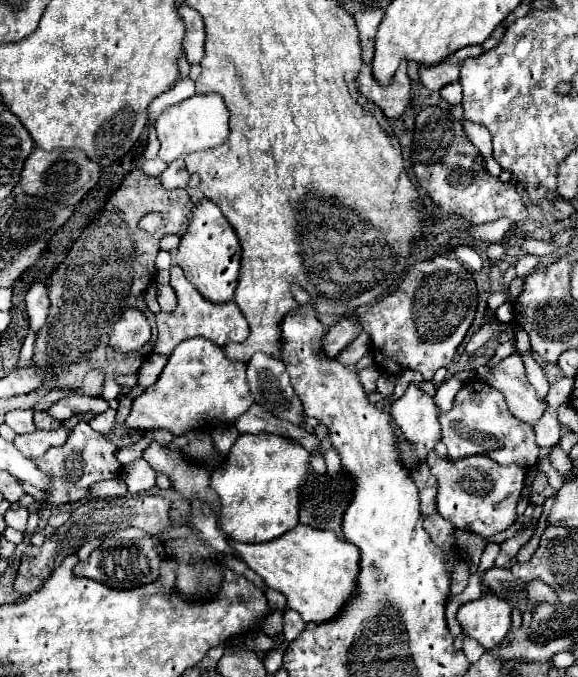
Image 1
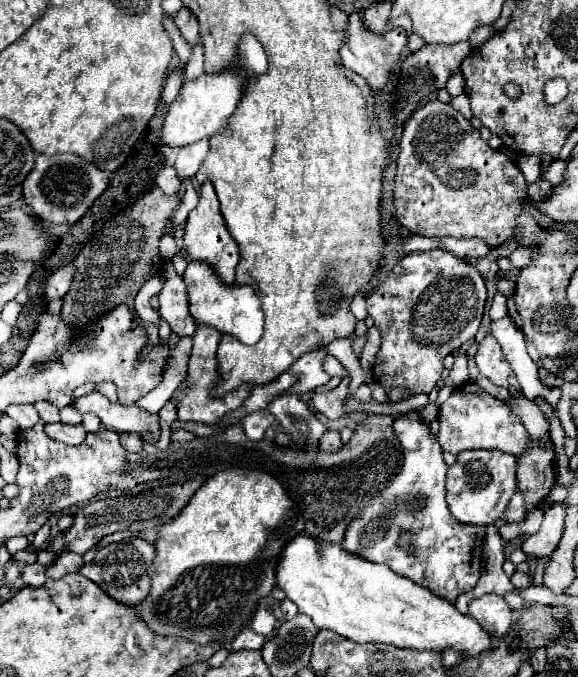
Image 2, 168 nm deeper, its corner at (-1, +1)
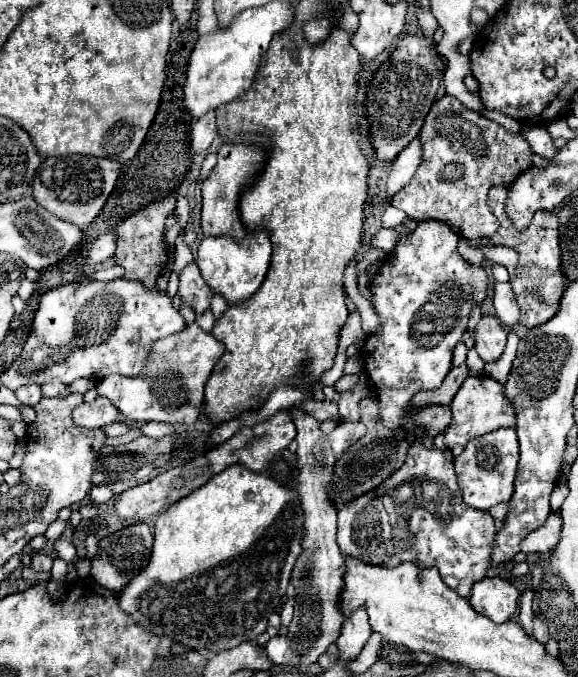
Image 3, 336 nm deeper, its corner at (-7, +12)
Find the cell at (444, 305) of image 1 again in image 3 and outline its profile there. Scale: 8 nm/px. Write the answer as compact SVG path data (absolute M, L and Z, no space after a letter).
M426 220L418 222L416 230L400 240L396 250L390 256L390 262L382 264L374 282L368 286L374 294L374 308L380 314L380 328L366 338L360 356L364 360L364 370L368 372L368 378L376 390L376 396L380 400L380 416L382 422L388 428L404 428L408 432L408 440L416 440L414 426L410 426L410 420L416 422L416 428L424 428L422 442L428 446L434 446L434 436L438 432L444 432L450 424L450 408L422 408L418 412L410 412L408 404L412 396L420 390L434 390L442 384L444 376L452 368L452 350L462 340L462 334L468 328L468 318L472 314L472 308L476 304L482 304L488 296L488 288L492 284L490 276L486 276L486 270L482 266L468 264L460 252L456 250L458 236L448 228L448 224L440 220Z

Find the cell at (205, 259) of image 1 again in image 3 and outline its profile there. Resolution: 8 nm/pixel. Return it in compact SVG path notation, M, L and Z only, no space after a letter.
M224 144L218 150L218 162L210 176L202 182L202 234L204 236L230 236L236 242L246 236L244 226L240 224L238 214L238 194L242 184L252 178L252 166L256 166L256 174L264 164L264 150L250 144Z

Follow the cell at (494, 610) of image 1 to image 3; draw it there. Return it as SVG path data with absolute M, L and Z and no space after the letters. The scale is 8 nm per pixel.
M484 578L474 584L470 604L476 612L488 616L494 622L508 622L516 614L520 592L510 580Z

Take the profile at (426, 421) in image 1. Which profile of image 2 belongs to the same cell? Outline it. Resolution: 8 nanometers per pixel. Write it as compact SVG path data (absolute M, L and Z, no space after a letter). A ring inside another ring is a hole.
M406 413L394 421L394 431L404 451L402 471L382 489L382 495L370 499L370 507L350 523L340 547L372 563L384 563L398 575L454 603L458 595L472 591L480 579L486 527L464 525L450 515L444 495L448 467L438 441L430 437L430 427L420 421L416 413ZM402 531L412 533L410 551L400 547Z

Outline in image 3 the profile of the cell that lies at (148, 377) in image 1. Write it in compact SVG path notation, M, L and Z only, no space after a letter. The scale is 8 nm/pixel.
M192 262L188 264L180 274L178 274L180 286L178 286L178 296L182 298L184 304L188 304L196 314L202 314L210 308L212 300L212 290L208 284L204 284L204 278L200 276L198 266Z

